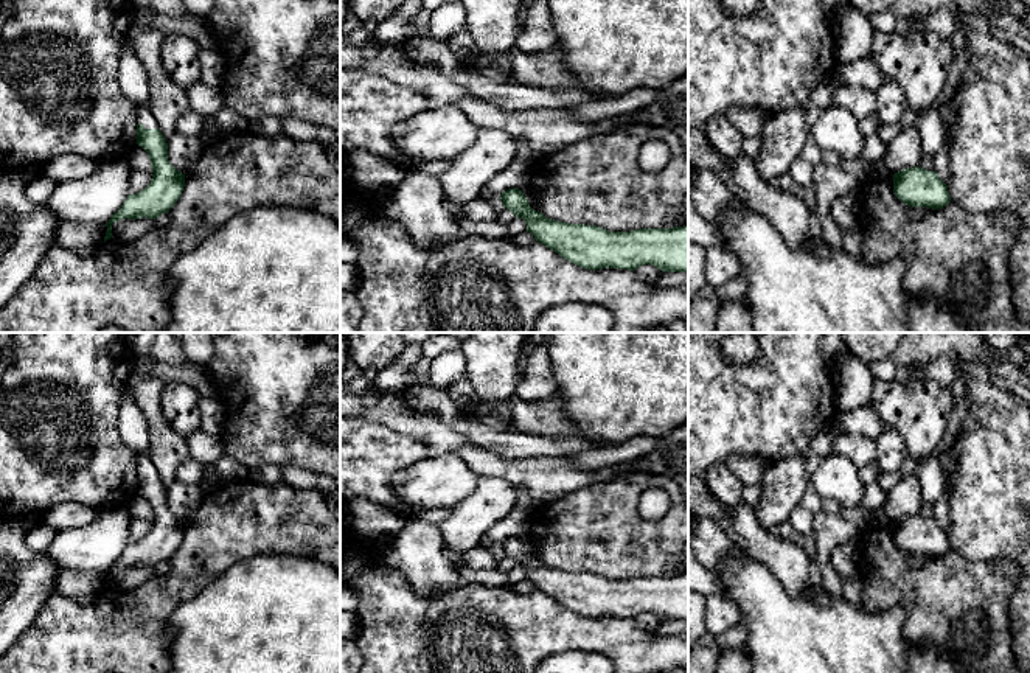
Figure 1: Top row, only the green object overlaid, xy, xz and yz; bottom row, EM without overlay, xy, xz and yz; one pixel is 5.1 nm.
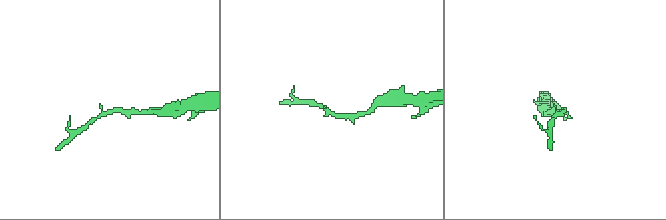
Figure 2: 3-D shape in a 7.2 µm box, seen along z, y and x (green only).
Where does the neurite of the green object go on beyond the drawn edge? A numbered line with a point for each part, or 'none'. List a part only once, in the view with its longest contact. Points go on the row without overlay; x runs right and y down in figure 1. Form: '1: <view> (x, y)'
1: xy (145, 465)

